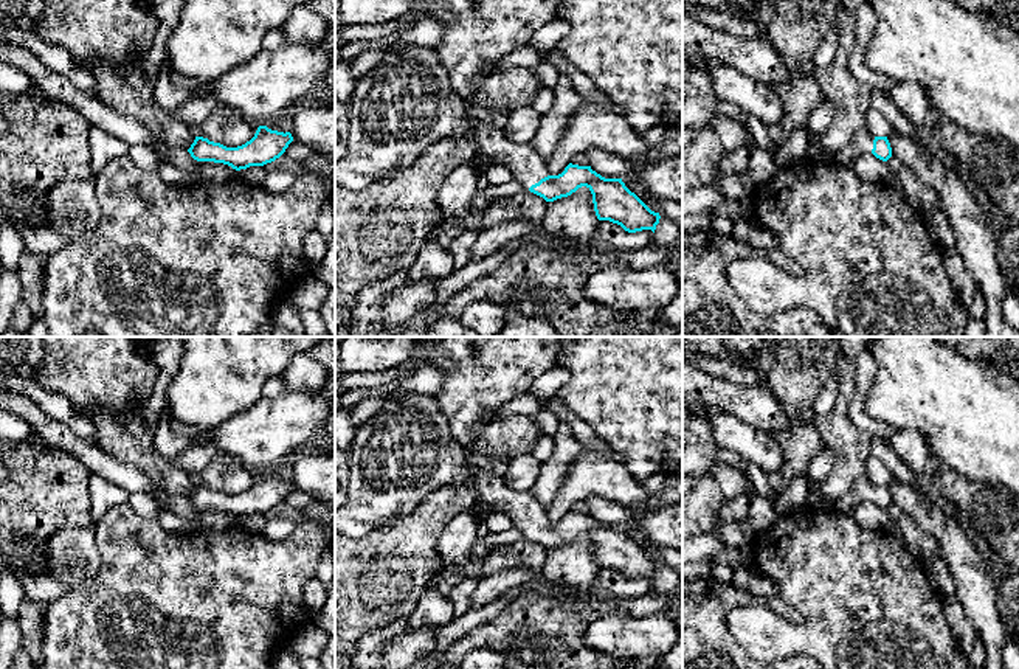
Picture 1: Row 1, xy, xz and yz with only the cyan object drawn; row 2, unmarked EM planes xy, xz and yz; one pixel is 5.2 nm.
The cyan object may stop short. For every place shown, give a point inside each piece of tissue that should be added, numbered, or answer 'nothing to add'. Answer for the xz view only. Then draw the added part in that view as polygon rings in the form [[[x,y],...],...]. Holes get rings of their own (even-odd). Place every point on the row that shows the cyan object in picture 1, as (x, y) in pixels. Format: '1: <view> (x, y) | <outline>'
1: xz (405, 103) | [[[409,45],[397,51],[383,51],[378,64],[357,81],[347,121],[347,154],[335,163],[337,188],[364,189],[388,172],[413,165],[428,146],[459,137],[472,137],[479,152],[496,158],[498,165],[507,168],[527,189],[552,175],[532,143],[518,144],[503,129],[470,124],[468,102],[456,95],[447,68],[431,47]]]

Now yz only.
1: yz (861, 143) | [[[864,126],[833,158],[836,161],[848,165],[858,155],[872,154],[873,140],[875,140],[875,135],[872,135]]]

